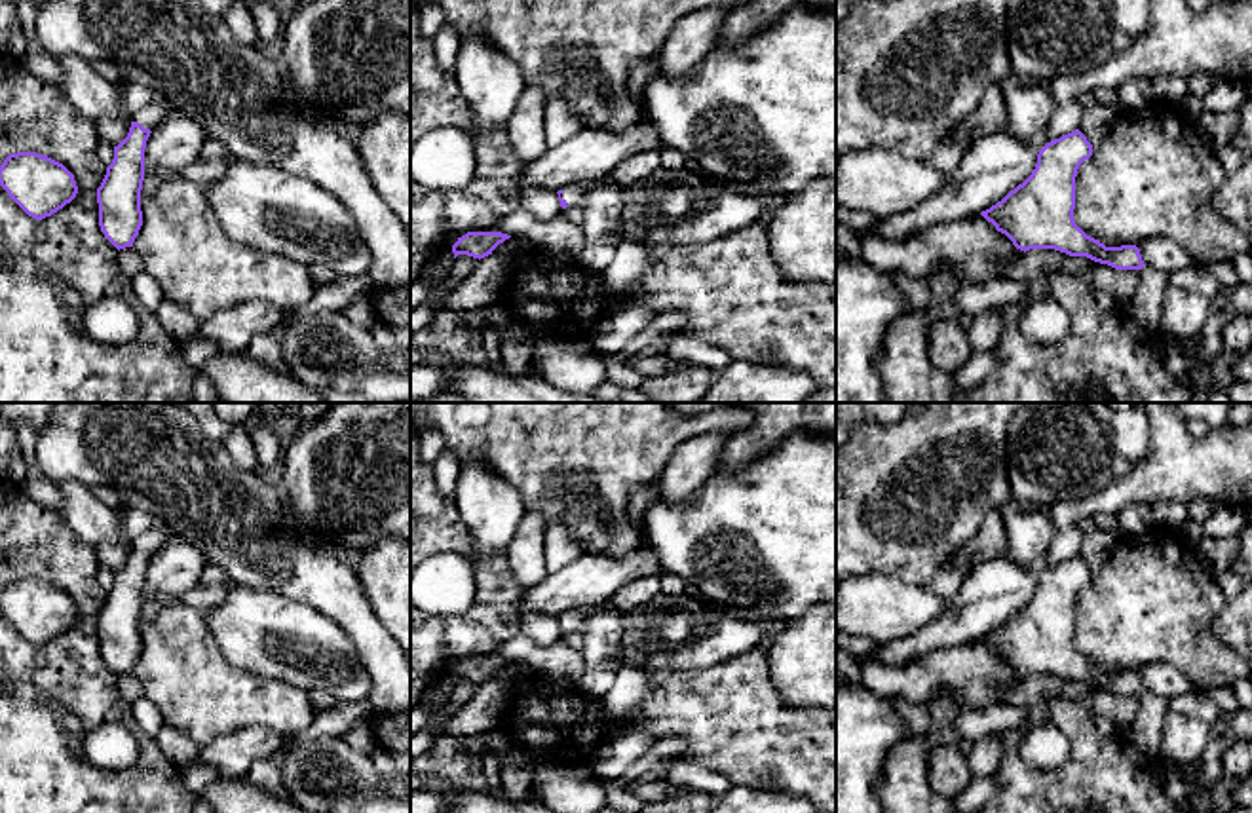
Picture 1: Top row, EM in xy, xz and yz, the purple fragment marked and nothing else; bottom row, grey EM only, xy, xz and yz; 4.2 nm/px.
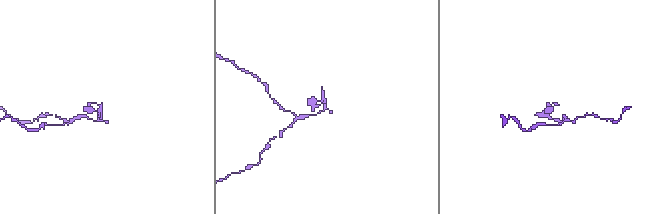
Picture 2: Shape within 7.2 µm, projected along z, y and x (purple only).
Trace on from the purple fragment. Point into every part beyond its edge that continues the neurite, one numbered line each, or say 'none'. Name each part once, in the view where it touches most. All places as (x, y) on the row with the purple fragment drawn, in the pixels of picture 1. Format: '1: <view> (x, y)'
1: xy (149, 116)

